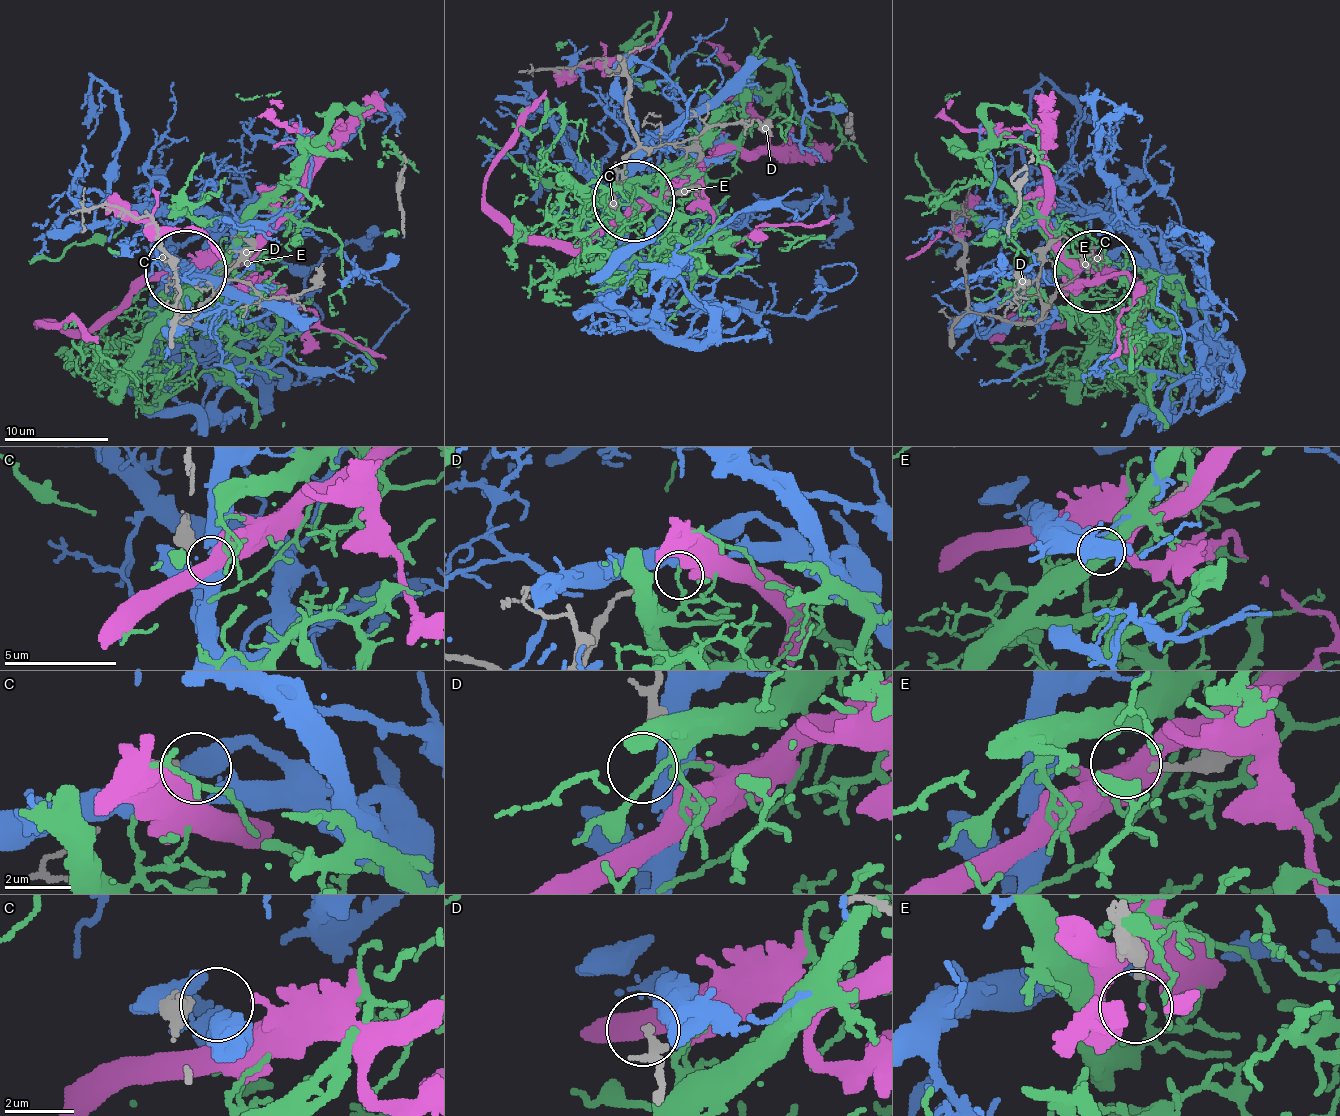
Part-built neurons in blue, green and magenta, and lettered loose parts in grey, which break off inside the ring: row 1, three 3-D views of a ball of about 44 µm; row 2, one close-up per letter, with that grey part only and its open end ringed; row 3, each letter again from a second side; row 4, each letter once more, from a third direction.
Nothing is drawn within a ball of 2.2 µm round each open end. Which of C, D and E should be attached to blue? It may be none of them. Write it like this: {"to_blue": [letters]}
{"to_blue": ["C"]}

